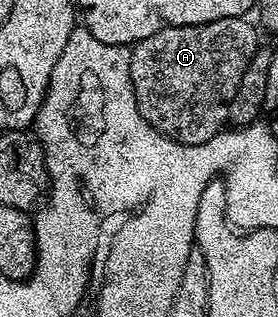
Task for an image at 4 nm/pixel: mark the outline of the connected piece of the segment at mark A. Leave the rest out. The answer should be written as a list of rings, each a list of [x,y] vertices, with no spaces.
[[[227,17],[199,25],[167,25],[159,29],[159,33],[151,33],[151,37],[132,44],[129,62],[131,85],[135,89],[139,113],[143,113],[156,131],[176,143],[199,145],[215,137],[226,126],[229,103],[235,97],[235,89],[239,89],[239,81],[243,81],[243,69],[247,69],[259,46],[258,28],[253,28],[247,20],[245,17]]]

